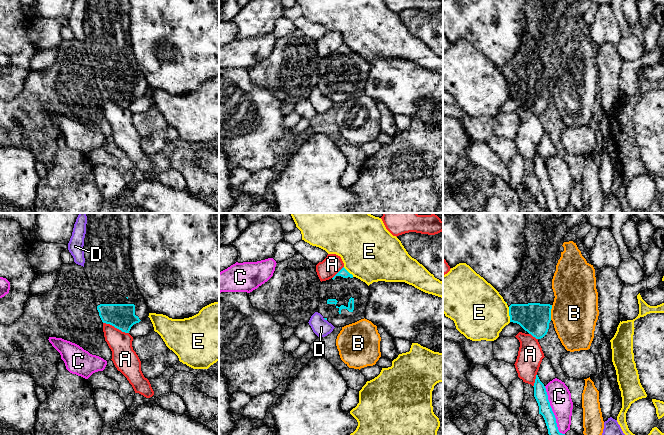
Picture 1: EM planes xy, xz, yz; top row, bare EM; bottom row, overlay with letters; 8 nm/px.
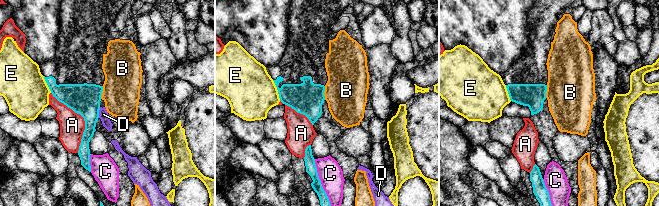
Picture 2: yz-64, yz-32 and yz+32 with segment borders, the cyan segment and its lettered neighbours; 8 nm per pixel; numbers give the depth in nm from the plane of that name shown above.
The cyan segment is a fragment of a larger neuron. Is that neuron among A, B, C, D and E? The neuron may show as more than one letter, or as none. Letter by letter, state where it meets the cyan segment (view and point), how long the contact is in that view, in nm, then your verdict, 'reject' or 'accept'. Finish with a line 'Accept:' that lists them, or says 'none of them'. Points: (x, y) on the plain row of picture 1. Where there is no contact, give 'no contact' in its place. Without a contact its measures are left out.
A: xy (116, 103) | 220 nm | reject
B: yz (550, 88) | 120 nm | reject
C: yz (552, 187) | 420 nm | reject
D: xz (325, 95) | 40 nm | reject
E: yz (509, 90) | 120 nm | reject
Accept: none of them

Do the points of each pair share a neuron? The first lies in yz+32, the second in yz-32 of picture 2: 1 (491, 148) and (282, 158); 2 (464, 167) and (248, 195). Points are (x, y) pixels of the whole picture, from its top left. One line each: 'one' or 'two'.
1: one
2: two

